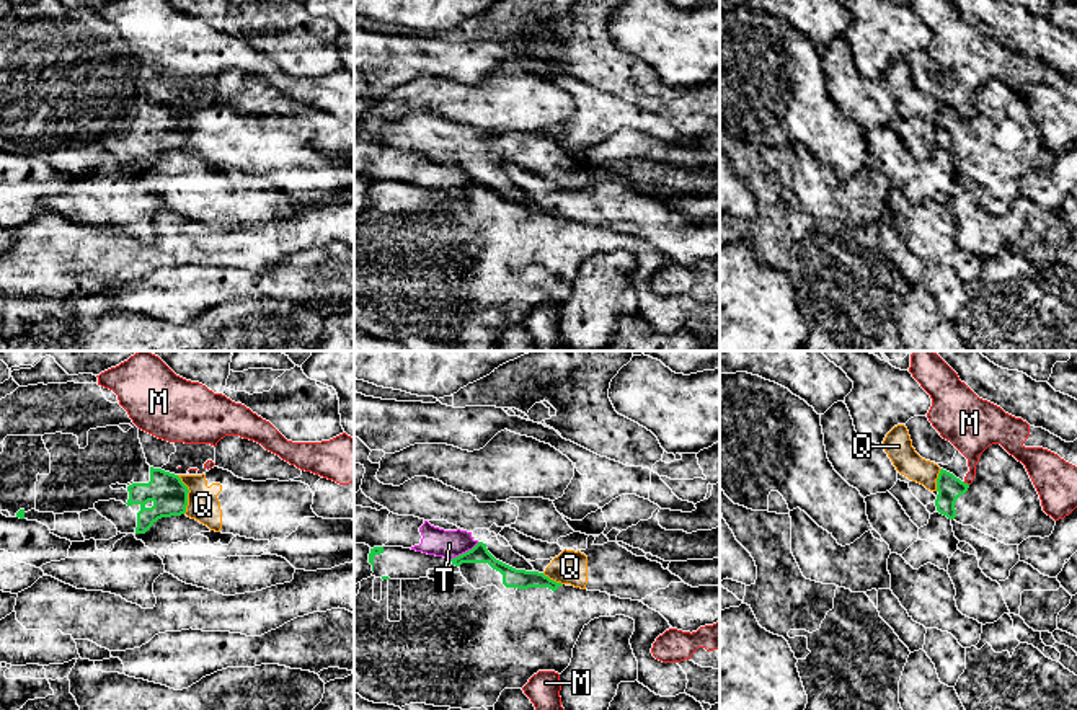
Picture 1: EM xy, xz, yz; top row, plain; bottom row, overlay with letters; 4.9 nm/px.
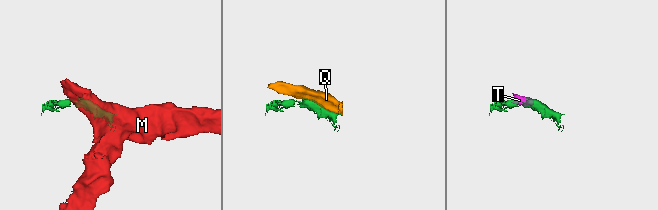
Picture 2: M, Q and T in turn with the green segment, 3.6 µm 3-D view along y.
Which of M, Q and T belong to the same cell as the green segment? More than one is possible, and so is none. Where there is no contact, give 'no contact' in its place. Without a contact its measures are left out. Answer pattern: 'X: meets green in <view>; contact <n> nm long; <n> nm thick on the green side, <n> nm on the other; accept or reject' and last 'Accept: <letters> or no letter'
M: meets green in yz; contact 40 nm long; 120 nm thick on the green side, 220 nm on the other; reject
Q: meets green in xy; contact 200 nm long; 180 nm thick on the green side, 160 nm on the other; reject
T: meets green in xz; contact 170 nm long; 90 nm thick on the green side, 140 nm on the other; reject
Accept: no letter

